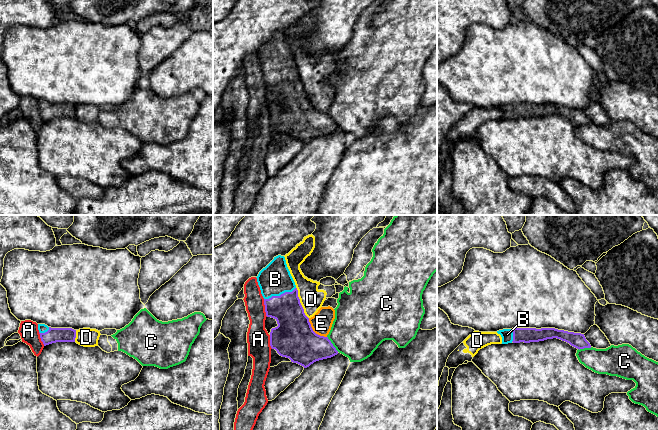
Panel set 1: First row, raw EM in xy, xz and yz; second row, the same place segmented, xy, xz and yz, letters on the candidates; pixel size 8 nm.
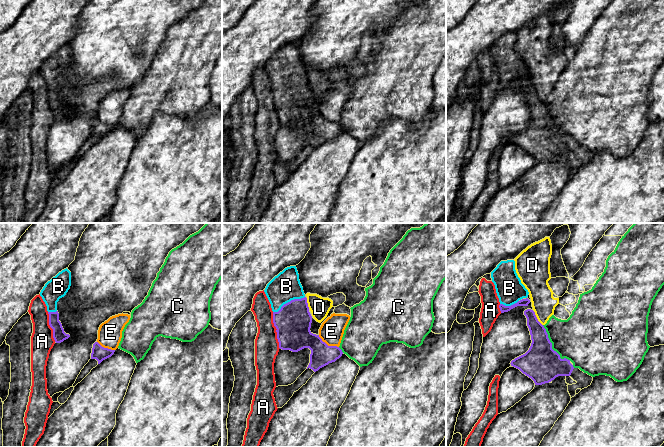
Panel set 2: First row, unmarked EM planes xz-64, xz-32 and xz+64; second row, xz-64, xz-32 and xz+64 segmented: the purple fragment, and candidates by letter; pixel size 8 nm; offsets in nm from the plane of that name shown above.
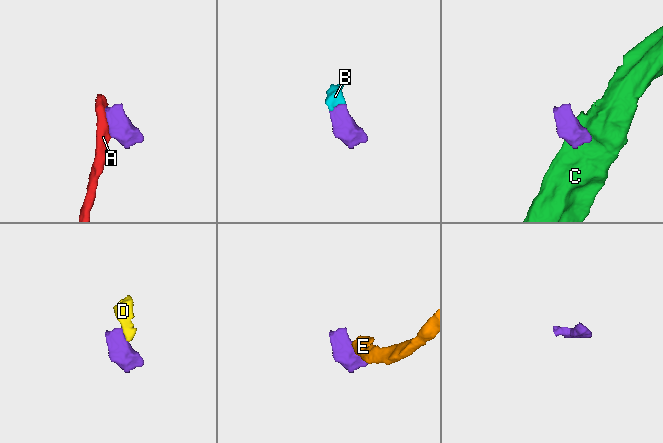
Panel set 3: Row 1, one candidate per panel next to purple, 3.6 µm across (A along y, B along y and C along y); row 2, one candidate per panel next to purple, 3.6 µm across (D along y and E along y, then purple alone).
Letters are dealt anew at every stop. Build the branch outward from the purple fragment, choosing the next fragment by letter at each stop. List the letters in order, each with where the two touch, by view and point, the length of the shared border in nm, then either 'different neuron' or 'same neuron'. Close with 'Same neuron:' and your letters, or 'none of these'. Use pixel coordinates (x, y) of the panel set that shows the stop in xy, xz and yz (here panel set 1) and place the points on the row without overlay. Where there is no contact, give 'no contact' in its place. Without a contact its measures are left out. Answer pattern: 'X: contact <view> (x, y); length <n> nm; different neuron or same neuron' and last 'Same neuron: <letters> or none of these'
A: contact xz (265, 84); length 150 nm; different neuron
B: contact xz (280, 71); length 280 nm; same neuron
C: contact xz (332, 120); length 160 nm; different neuron
D: contact xz (300, 79); length 280 nm; different neuron
E: contact xz (313, 107); length 220 nm; different neuron
Same neuron: B

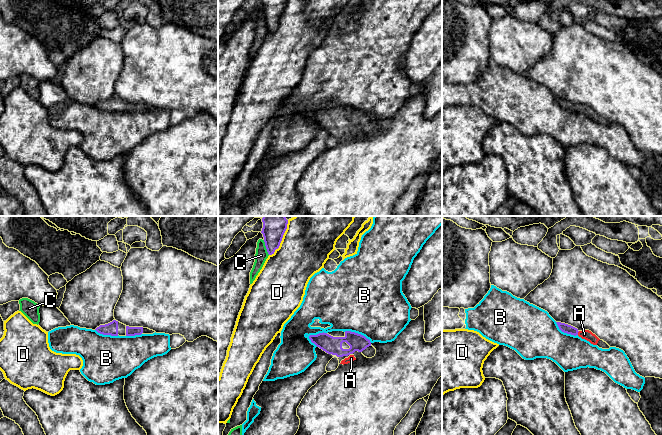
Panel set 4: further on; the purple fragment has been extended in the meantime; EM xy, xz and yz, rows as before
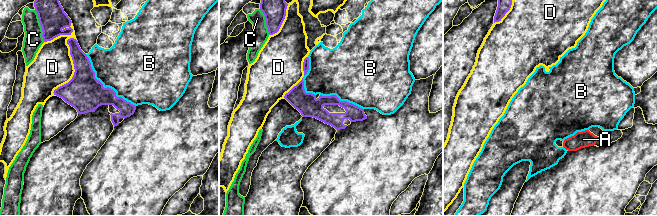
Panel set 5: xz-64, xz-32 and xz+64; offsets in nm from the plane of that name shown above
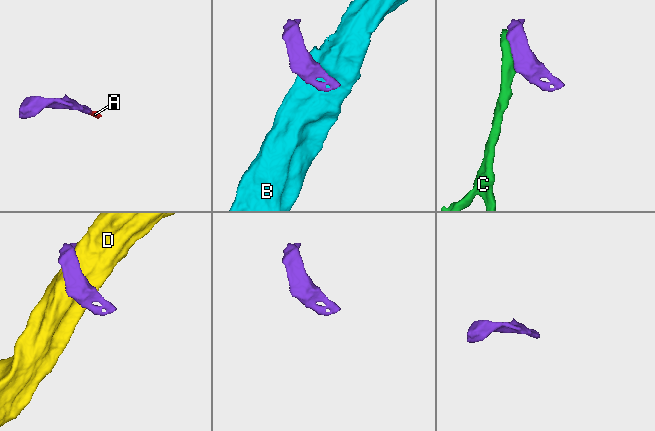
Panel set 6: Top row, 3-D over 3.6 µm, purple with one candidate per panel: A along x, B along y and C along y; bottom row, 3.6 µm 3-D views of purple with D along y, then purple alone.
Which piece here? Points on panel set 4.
A: contact yz (577, 109); length 40 nm; same neuron
B: contact xz (315, 111); length 180 nm; different neuron
C: contact xz (266, 23); length 130 nm; different neuron
D: contact xz (281, 16); length 300 nm; different neuron
Same neuron: A

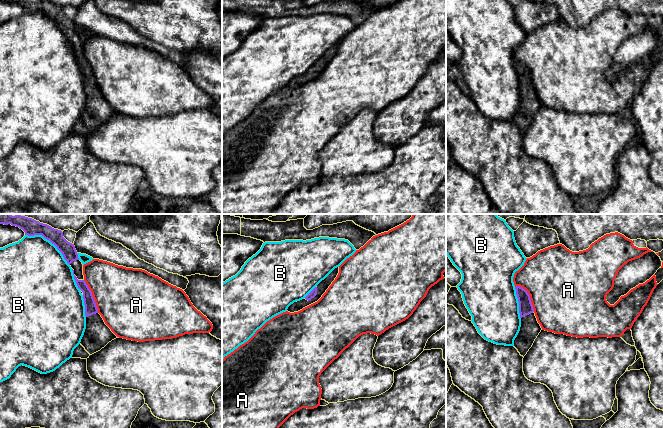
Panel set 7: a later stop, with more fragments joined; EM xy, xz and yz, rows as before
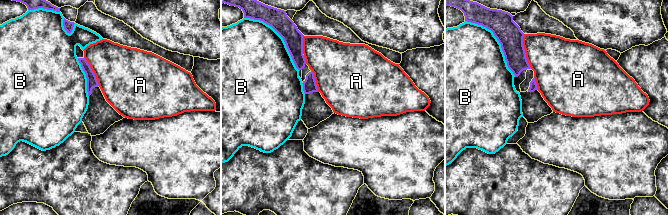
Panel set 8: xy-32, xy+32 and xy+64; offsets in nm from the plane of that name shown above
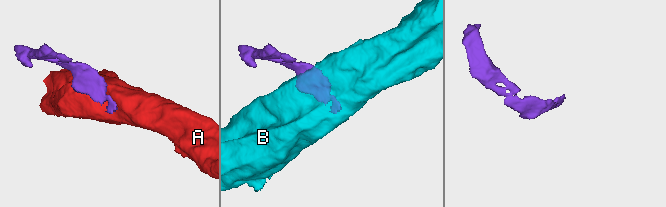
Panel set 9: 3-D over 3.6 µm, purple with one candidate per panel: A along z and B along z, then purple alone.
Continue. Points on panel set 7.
A: contact xy (92, 72); length 300 nm; different neuron
B: contact xy (50, 17); length 440 nm; different neuron
Same neuron: none of these

